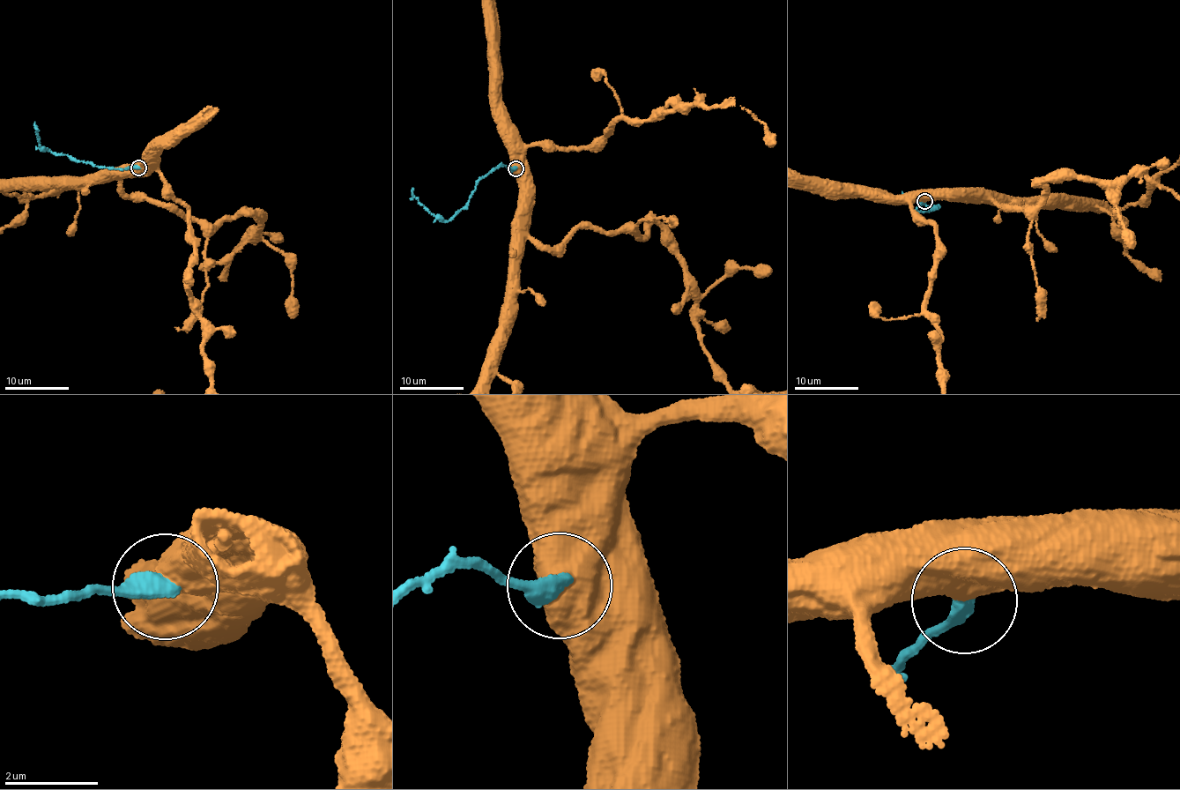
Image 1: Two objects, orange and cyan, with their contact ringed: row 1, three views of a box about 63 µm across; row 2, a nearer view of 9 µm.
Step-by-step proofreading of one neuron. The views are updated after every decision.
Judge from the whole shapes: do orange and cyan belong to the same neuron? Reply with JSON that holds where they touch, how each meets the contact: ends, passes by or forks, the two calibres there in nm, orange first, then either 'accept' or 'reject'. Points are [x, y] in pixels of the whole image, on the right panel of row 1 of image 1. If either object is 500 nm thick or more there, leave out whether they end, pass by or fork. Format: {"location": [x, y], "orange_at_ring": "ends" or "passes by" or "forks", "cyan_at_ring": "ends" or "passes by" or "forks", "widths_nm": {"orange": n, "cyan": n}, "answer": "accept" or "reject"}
{"location": [924, 201], "widths_nm": {"orange": 700, "cyan": 440}, "answer": "reject"}

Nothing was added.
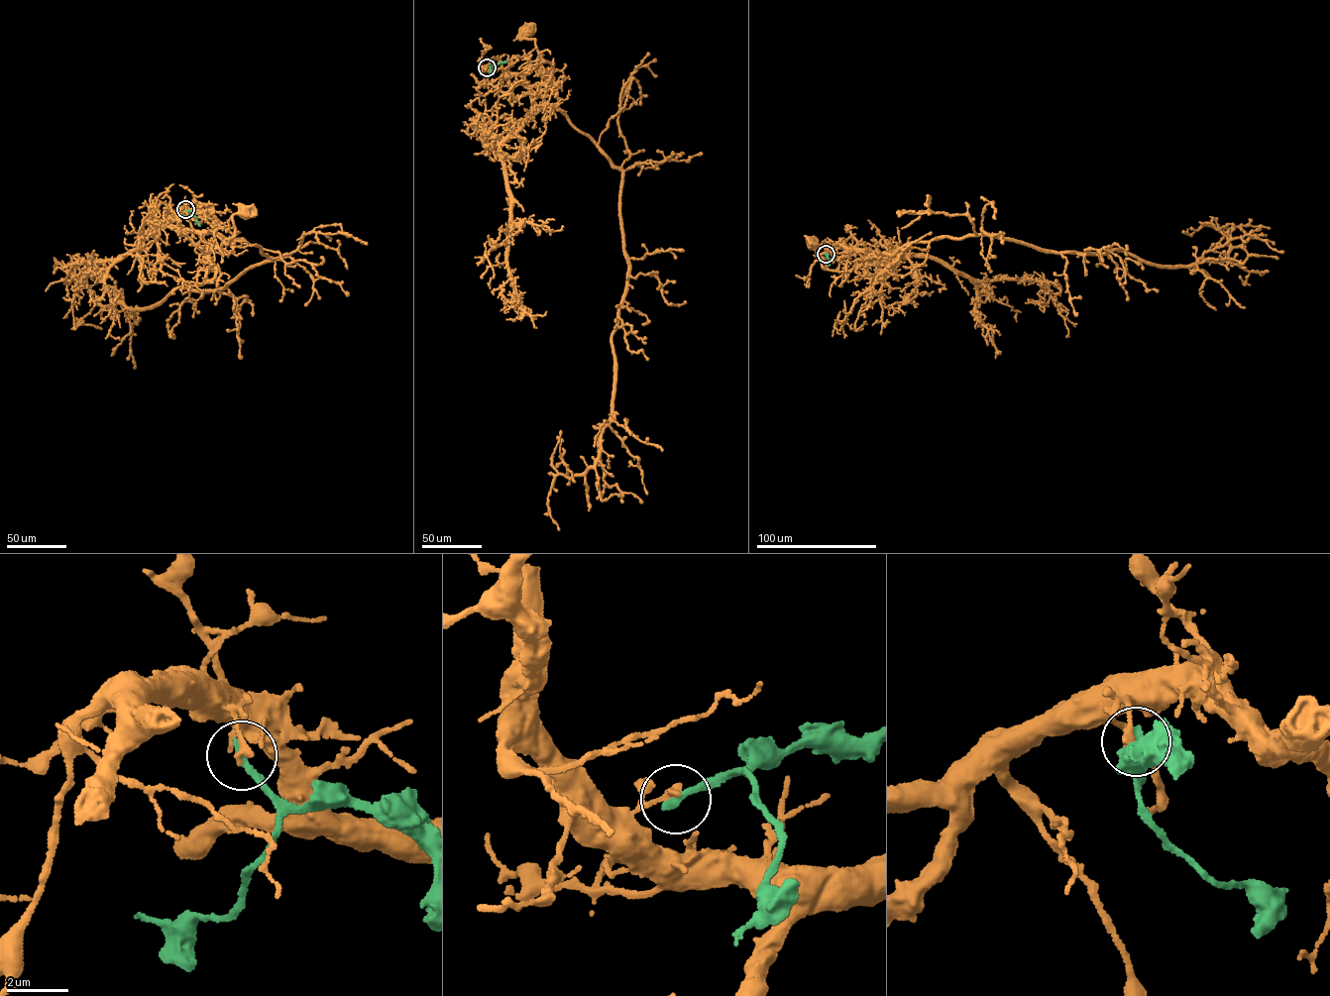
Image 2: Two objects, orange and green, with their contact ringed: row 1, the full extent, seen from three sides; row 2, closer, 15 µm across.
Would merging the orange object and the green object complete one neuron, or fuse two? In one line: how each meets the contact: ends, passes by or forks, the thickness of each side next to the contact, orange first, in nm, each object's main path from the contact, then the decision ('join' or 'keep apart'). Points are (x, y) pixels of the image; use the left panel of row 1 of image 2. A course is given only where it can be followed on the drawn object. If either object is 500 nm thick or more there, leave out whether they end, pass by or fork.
orange ends; green ends; calibres 260 and 240 nm; course orange (186, 209), (213, 213), (217, 221), (213, 231), (225, 244), (230, 243), (235, 234), (233, 215), (244, 210); course green (186, 209), (193, 213), (199, 226); keep apart

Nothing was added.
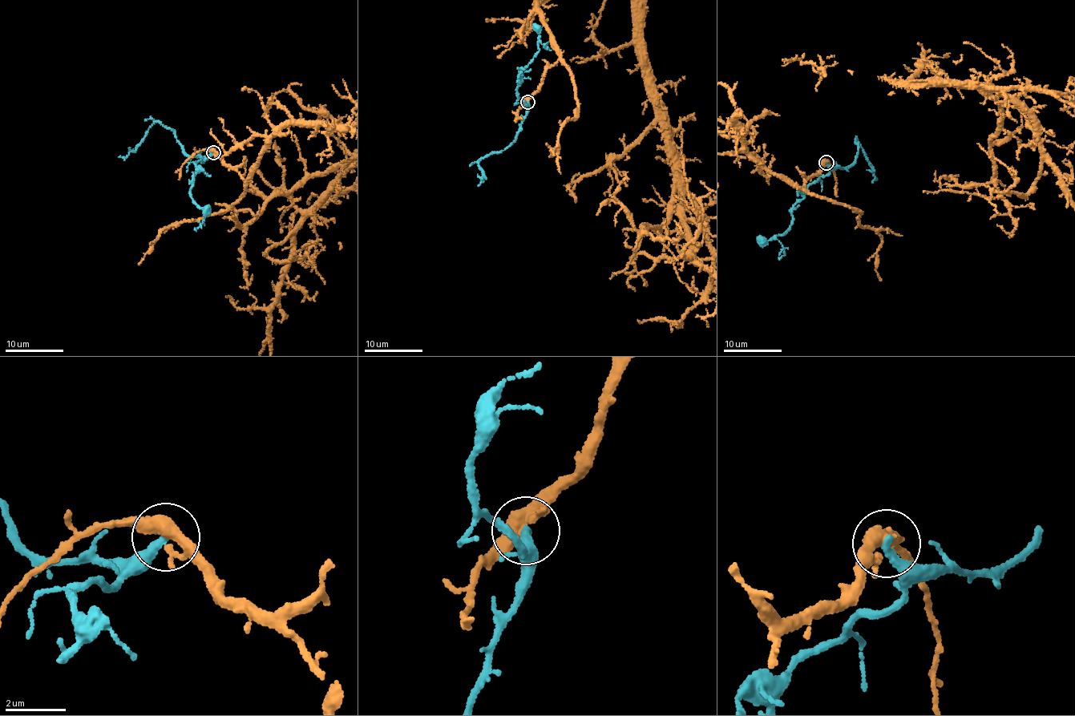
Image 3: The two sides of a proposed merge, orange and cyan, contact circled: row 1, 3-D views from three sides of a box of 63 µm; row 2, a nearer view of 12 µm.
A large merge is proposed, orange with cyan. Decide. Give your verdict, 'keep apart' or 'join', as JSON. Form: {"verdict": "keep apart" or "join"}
{"verdict": "keep apart"}

